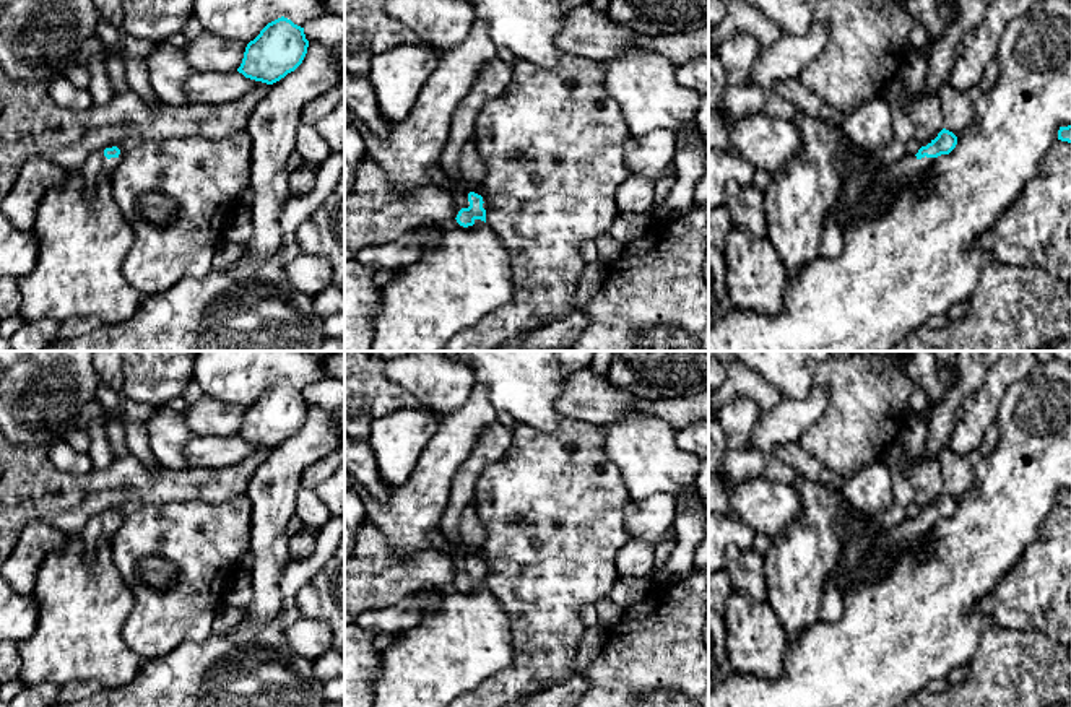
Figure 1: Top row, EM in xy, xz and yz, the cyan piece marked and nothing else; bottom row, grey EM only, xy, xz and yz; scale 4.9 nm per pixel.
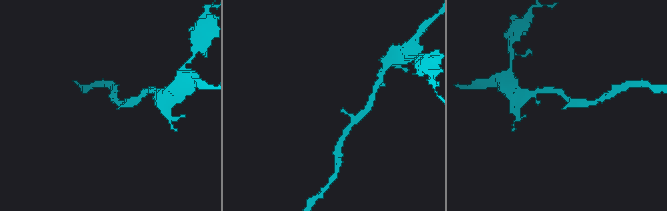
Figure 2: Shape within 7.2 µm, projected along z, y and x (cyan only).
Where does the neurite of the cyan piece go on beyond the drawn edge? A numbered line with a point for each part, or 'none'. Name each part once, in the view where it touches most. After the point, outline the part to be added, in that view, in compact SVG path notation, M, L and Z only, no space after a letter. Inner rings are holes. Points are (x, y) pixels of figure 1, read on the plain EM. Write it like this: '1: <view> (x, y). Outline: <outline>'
1: xz (460, 561). Outline: M450 544L447 554L452 557L458 575L460 575L462 572L468 572L468 570L470 570L468 557L470 557L470 556L475 556L475 557L478 557L478 559L483 561L483 566L484 566L484 567L483 567L483 572L484 572L486 577L488 577L488 562L484 561L484 551L483 551L483 548L466 546L466 551L465 551L463 554L458 553L457 548L458 548L458 544Z

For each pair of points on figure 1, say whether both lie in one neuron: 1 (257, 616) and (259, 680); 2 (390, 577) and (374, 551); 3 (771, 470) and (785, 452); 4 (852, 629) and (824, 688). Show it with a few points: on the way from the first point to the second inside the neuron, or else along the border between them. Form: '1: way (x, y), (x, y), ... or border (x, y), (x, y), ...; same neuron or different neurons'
1: border (280, 595), (275, 618), (259, 626), (249, 623); different neurons
2: way (384, 571), (374, 558); same neuron
3: border (772, 454), (802, 475); different neurons
4: way (852, 644), (852, 660), (839, 673); same neuron

